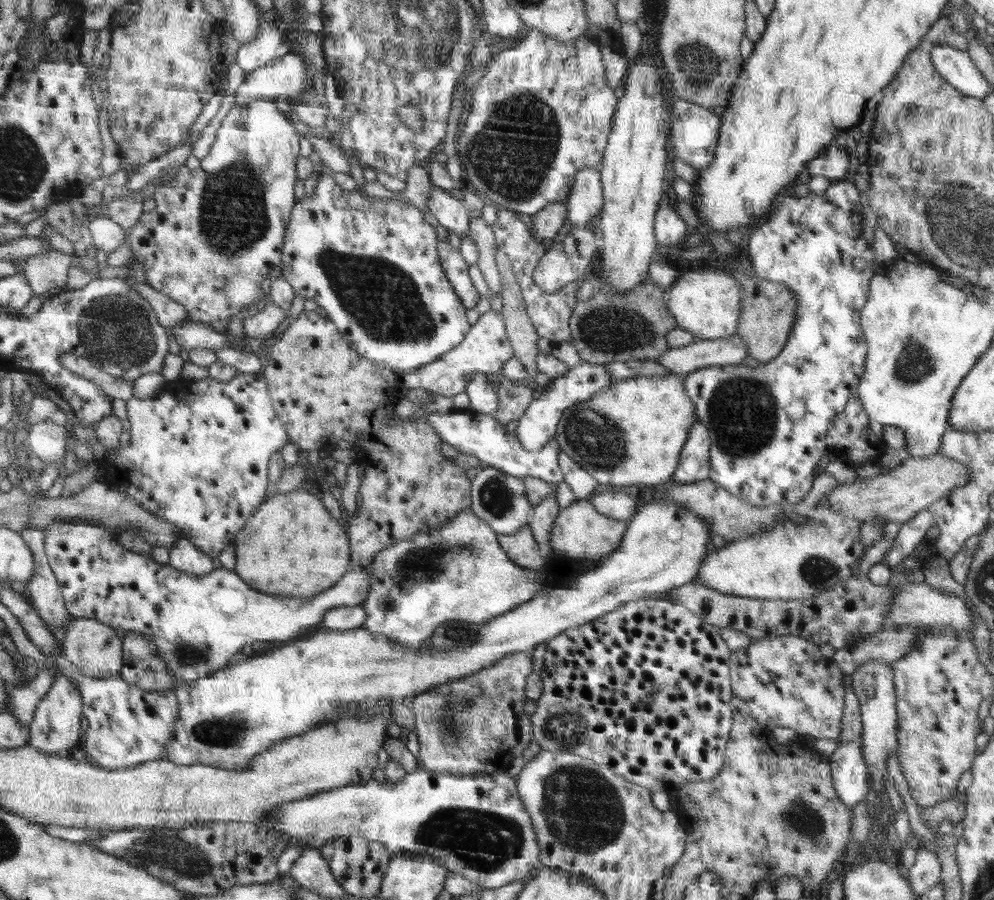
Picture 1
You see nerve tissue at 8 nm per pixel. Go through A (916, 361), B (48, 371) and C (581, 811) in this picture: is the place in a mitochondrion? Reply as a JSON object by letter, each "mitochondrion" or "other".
{"A":"mitochondrion","B":"other","C":"mitochondrion"}

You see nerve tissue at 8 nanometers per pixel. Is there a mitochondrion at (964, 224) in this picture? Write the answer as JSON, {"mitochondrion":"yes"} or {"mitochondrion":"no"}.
{"mitochondrion":"yes"}

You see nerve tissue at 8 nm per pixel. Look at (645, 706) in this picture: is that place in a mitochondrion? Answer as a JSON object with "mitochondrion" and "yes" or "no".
{"mitochondrion":"no"}

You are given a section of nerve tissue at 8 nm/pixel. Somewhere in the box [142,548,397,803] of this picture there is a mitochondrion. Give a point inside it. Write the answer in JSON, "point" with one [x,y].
{"point":[223,732]}

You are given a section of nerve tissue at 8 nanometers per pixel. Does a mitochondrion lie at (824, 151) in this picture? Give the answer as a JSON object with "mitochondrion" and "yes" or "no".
{"mitochondrion":"no"}

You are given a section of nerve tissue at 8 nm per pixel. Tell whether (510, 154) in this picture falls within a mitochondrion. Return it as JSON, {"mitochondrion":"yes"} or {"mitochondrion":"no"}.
{"mitochondrion":"yes"}

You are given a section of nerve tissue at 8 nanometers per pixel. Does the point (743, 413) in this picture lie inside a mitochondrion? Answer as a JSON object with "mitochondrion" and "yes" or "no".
{"mitochondrion":"yes"}

